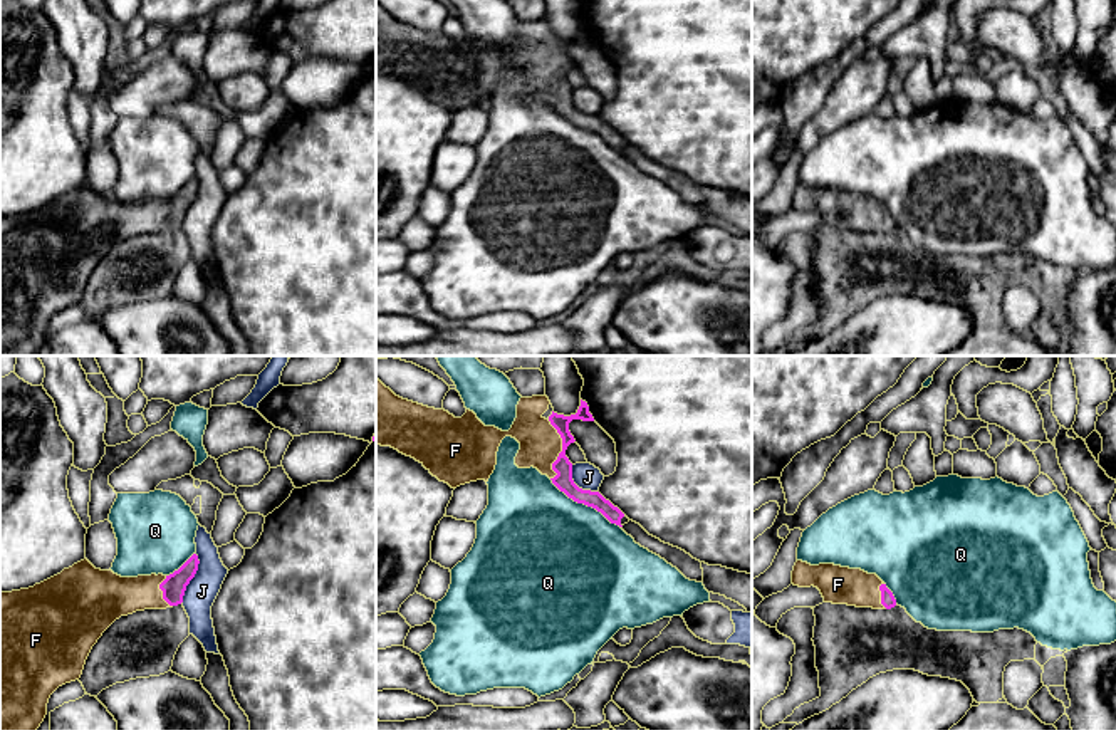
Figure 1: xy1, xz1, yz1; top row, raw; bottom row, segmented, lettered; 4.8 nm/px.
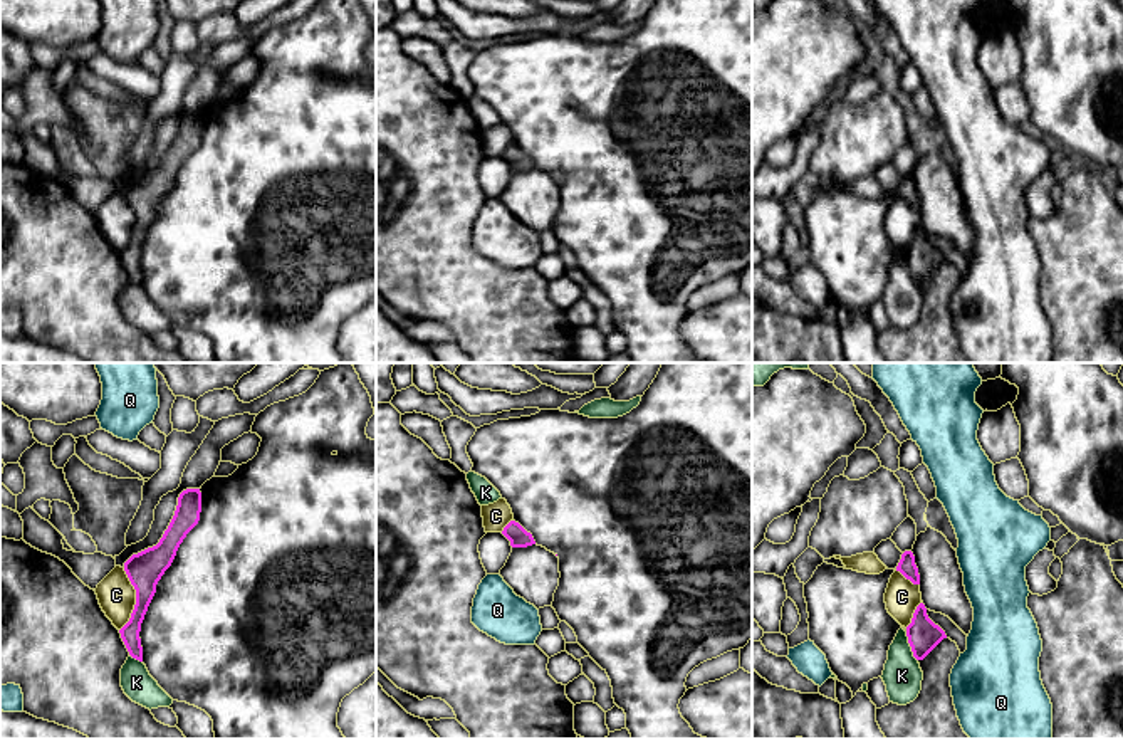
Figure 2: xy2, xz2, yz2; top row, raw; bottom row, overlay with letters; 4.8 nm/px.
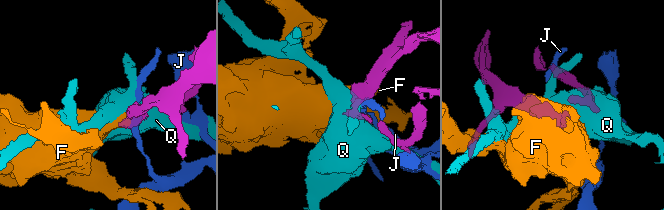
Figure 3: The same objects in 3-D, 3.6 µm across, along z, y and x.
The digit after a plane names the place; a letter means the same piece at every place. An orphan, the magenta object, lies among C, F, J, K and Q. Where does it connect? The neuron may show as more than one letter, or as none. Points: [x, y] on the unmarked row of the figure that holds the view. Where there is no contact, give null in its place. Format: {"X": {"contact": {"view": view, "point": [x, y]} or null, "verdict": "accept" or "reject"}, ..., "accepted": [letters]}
{"C": {"contact": {"view": "xy2", "point": [136, 224]}, "verdict": "reject"}, "F": {"contact": {"view": "xz1", "point": [563, 74]}, "verdict": "accept"}, "J": {"contact": {"view": "xy1", "point": [192, 202]}, "verdict": "reject"}, "K": {"contact": {"view": "yz2", "point": [910, 269]}, "verdict": "reject"}, "Q": {"contact": {"view": "xz1", "point": [584, 128]}, "verdict": "reject"}, "accepted": ["F"]}

